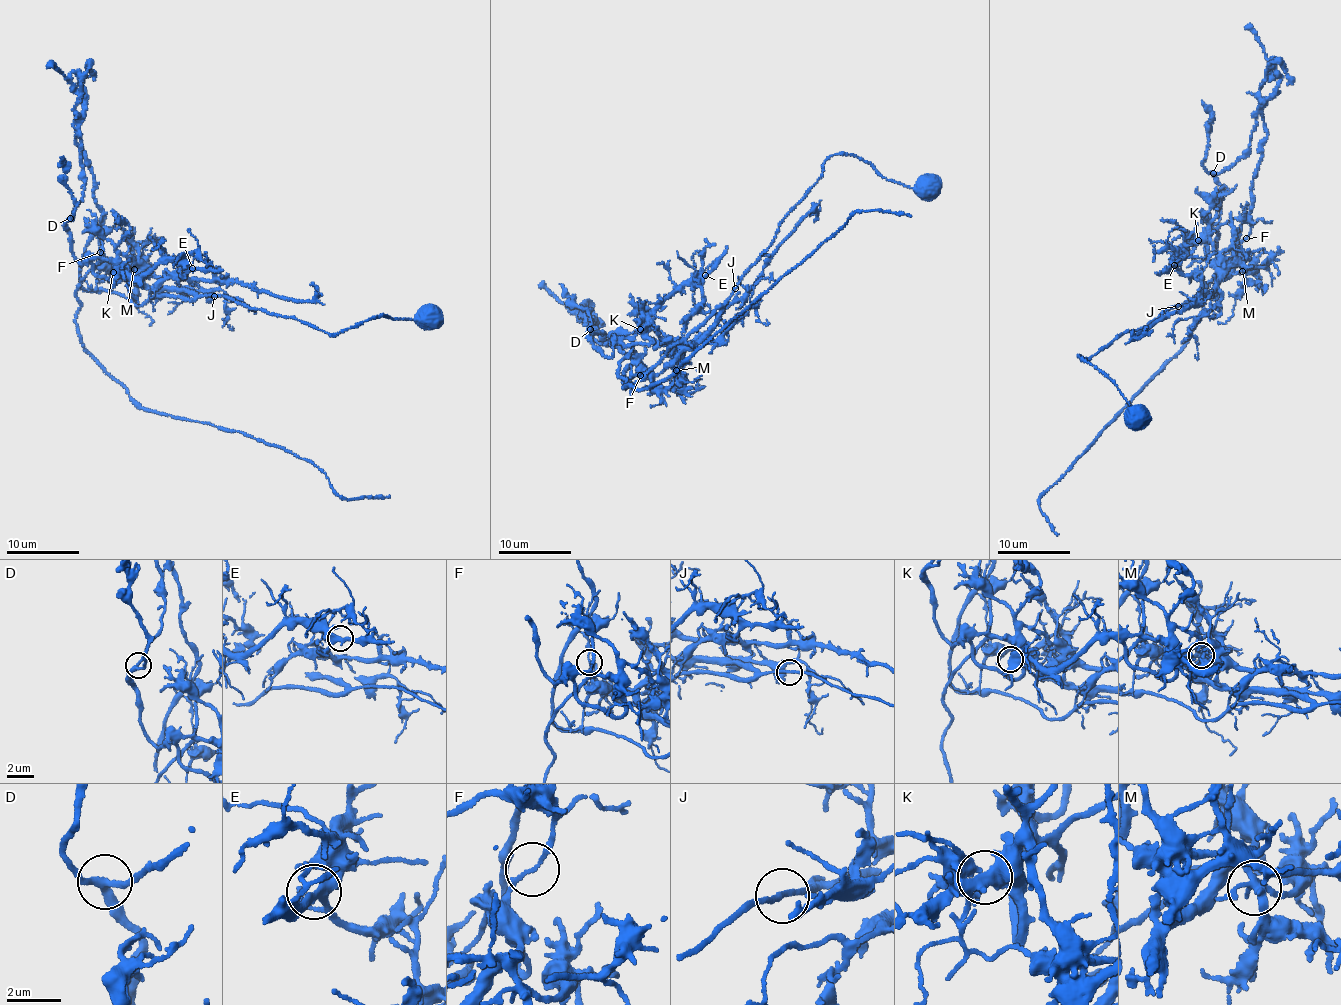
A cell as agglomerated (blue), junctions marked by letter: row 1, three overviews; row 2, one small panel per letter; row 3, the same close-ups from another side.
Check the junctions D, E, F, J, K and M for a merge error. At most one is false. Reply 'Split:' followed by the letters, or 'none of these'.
Split: F

